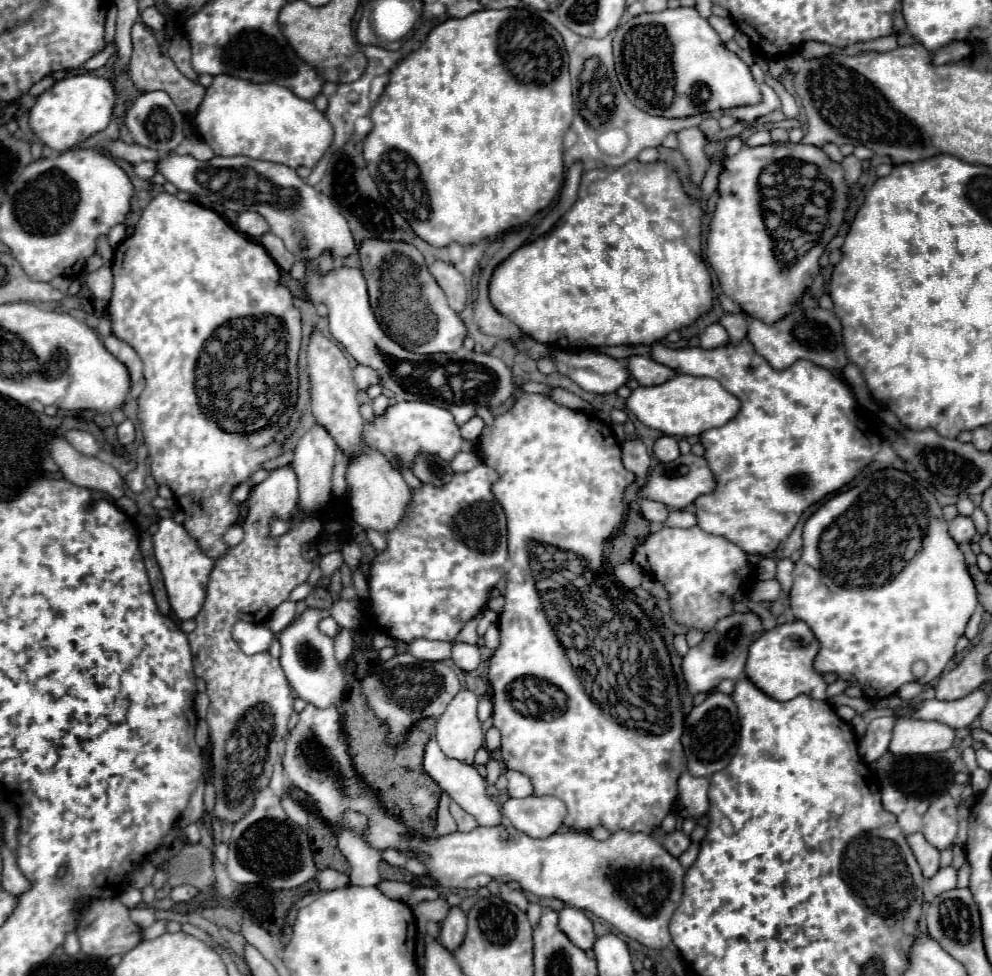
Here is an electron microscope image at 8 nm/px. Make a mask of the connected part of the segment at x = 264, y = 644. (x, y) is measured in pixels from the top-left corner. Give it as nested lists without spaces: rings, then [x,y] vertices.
[[[239,620],[233,626],[233,638],[245,654],[257,654],[257,652],[265,652],[269,648],[269,644],[273,640],[273,634],[263,624],[253,624],[253,622]]]

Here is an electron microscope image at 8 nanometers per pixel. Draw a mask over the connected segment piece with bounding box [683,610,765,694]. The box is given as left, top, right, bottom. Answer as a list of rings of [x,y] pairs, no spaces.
[[[749,610],[745,614],[731,614],[721,618],[711,632],[705,634],[705,638],[689,648],[689,652],[683,658],[683,676],[687,682],[687,688],[691,694],[699,692],[713,692],[721,680],[731,678],[739,680],[745,674],[745,662],[747,662],[747,650],[751,642],[755,642],[763,634],[763,620],[757,612]]]

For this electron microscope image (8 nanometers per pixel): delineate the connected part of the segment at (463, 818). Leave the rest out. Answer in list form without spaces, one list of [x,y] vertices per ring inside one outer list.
[[[451,802],[449,810],[451,810],[451,814],[453,814],[453,818],[455,818],[461,832],[469,832],[469,830],[473,830],[477,826],[477,820],[471,814],[467,814],[465,810],[461,810],[455,802]]]

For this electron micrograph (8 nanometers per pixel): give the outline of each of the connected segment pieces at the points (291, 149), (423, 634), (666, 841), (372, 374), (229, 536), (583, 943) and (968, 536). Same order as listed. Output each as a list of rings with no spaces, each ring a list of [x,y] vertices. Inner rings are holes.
[[[227,74],[213,78],[193,124],[199,138],[205,140],[217,156],[241,154],[289,168],[313,168],[333,142],[333,128],[313,102],[297,98],[291,90],[275,82],[261,82],[261,86],[257,86],[257,82],[241,82],[241,78],[229,78]]]
[[[481,464],[469,472],[463,474],[453,474],[453,480],[449,484],[445,484],[443,488],[435,488],[429,484],[423,484],[419,490],[413,490],[413,506],[409,510],[409,514],[403,518],[403,522],[387,534],[387,550],[383,554],[377,554],[373,566],[371,566],[371,582],[369,582],[369,604],[367,604],[367,612],[377,616],[377,622],[395,638],[401,642],[411,642],[415,638],[427,638],[427,640],[447,640],[453,642],[455,636],[459,634],[459,630],[465,626],[465,622],[469,622],[471,618],[475,618],[475,614],[481,612],[481,608],[487,604],[487,598],[491,594],[491,590],[495,588],[495,584],[501,580],[503,576],[503,564],[507,560],[507,520],[505,520],[505,512],[501,508],[501,504],[497,502],[497,498],[493,496],[491,486],[497,482],[499,474]]]
[[[655,830],[655,836],[665,846],[665,850],[669,850],[669,854],[673,854],[675,858],[679,858],[689,848],[689,838],[681,830],[675,830],[671,834],[663,834],[661,830]]]
[[[357,366],[355,368],[355,384],[357,384],[357,388],[361,388],[361,390],[367,390],[369,386],[373,386],[373,384],[379,384],[379,376],[377,376],[377,372],[373,370],[373,368],[369,368],[369,366]]]
[[[239,524],[229,526],[229,530],[225,532],[225,544],[227,544],[227,546],[237,546],[241,540],[243,540],[243,530],[241,530],[241,526],[239,526]]]
[[[565,906],[559,912],[559,928],[569,936],[569,940],[579,946],[581,950],[591,950],[593,942],[597,940],[597,934],[593,930],[591,920],[577,908]]]
[[[957,514],[951,522],[949,522],[949,534],[953,536],[955,542],[969,542],[973,540],[975,536],[975,524],[971,520],[971,516],[963,516],[963,514]]]

